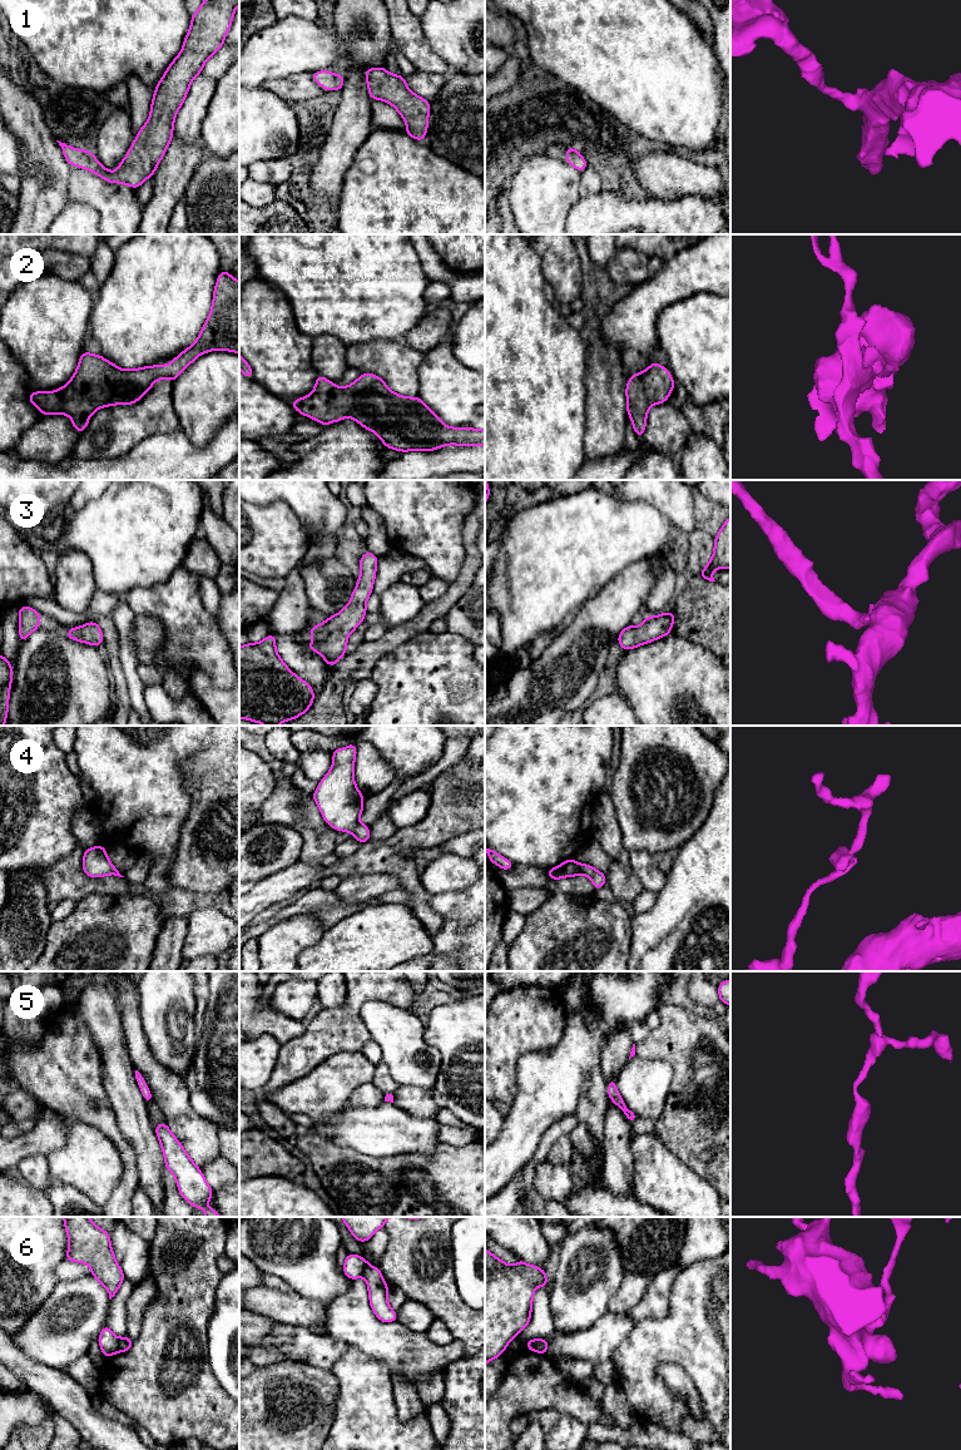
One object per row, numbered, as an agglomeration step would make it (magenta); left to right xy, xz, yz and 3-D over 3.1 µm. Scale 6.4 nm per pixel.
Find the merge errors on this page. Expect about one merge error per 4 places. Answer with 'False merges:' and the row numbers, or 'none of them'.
False merges: 6

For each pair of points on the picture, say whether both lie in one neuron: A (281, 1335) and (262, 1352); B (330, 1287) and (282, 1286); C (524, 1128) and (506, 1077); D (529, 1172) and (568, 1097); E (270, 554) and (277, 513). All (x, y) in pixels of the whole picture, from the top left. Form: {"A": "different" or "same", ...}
{"A": "same", "B": "different", "C": "different", "D": "different", "E": "same"}

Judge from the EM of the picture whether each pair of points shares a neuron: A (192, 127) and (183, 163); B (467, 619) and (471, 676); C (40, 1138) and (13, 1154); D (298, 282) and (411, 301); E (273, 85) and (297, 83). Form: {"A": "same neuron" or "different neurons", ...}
{"A": "different neurons", "B": "different neurons", "C": "same neuron", "D": "same neuron", "E": "same neuron"}

